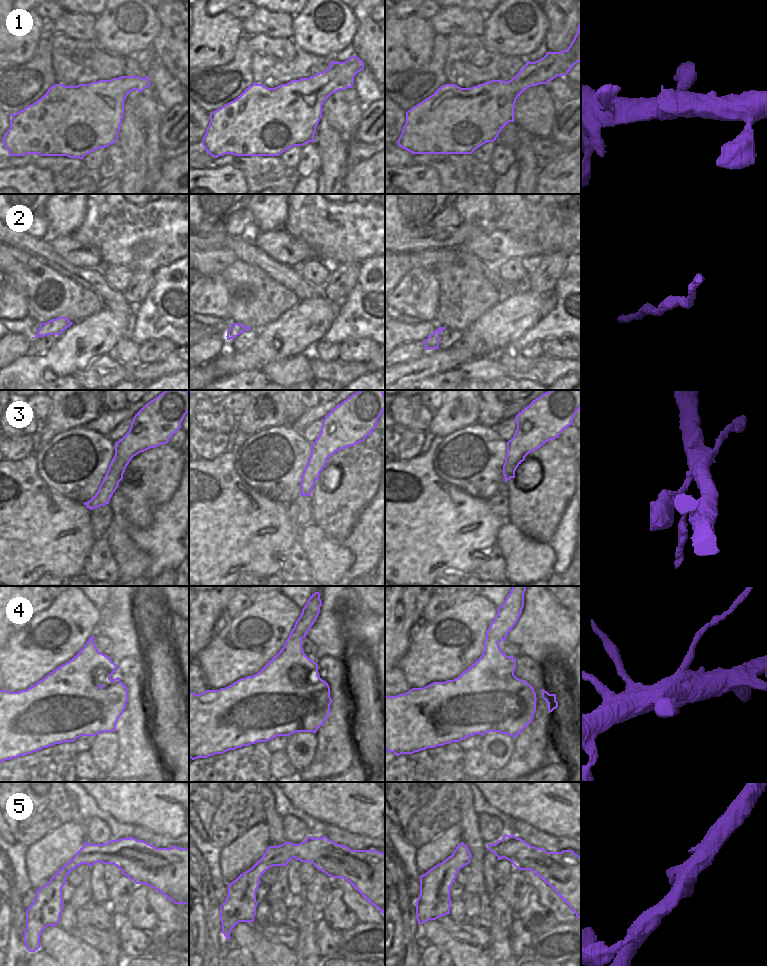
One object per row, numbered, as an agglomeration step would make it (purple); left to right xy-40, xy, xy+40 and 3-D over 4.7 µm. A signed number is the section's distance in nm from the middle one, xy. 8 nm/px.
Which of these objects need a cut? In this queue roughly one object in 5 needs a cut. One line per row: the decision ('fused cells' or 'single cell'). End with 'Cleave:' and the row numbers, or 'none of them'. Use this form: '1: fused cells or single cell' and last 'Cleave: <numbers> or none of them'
1: single cell
2: single cell
3: single cell
4: fused cells
5: single cell
Cleave: 4

